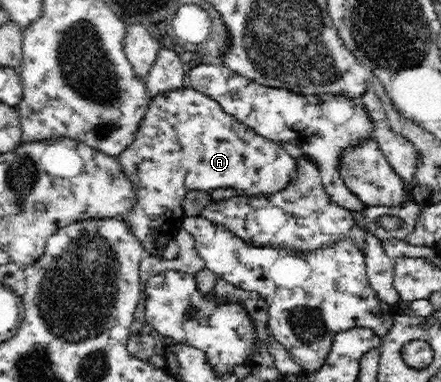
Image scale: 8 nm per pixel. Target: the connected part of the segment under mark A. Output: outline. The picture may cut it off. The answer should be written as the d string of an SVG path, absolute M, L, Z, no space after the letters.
M190 86L172 89L170 92L162 92L158 94L158 96L151 97L151 100L148 102L148 106L146 106L144 116L139 122L132 144L129 144L128 148L125 148L119 154L118 161L120 161L122 169L124 169L124 174L128 176L128 179L133 183L134 189L136 189L136 204L132 206L132 210L130 210L130 212L120 214L115 218L128 224L130 231L132 231L132 235L140 241L140 244L147 255L158 255L158 257L161 256L161 252L166 248L166 244L171 240L174 240L176 236L181 233L181 224L186 217L183 214L181 202L184 195L189 190L203 190L207 192L209 190L216 190L216 188L232 188L232 190L238 190L238 194L262 196L262 194L278 192L280 189L288 186L289 182L294 180L294 177L297 176L296 168L298 168L297 158L292 157L292 155L290 155L282 145L274 143L270 141L270 139L256 134L254 129L238 122L234 116L224 112L224 109L215 100L212 100L203 92L198 92Z

